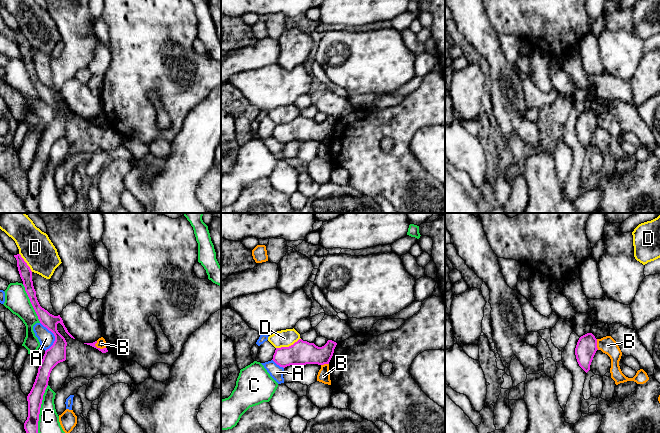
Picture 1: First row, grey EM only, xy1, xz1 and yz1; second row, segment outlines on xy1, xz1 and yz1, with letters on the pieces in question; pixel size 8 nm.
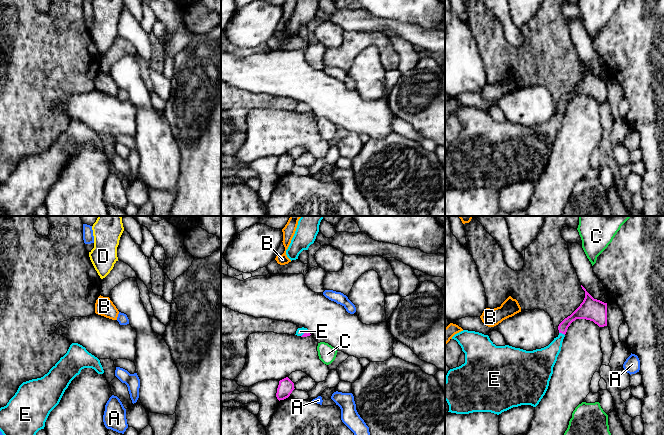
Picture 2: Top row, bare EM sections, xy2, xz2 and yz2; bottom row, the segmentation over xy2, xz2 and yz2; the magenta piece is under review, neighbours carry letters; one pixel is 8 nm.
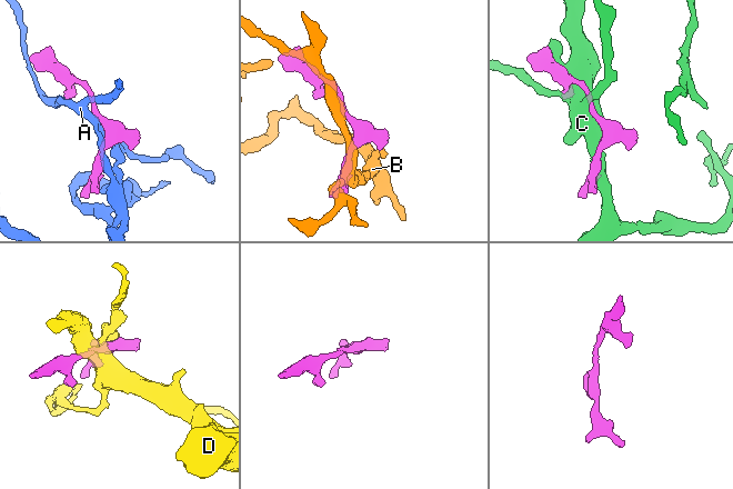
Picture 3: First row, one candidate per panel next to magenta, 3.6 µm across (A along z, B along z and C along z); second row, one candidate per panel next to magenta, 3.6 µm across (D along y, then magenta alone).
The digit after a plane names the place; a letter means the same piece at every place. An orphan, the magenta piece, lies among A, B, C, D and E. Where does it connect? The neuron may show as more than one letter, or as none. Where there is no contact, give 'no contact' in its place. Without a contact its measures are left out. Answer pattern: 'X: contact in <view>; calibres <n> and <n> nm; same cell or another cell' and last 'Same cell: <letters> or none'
A: contact in xy1; calibres 150 and 130 nm; another cell
B: contact in xy1; calibres 50 and 80 nm; another cell
C: contact in xy1; calibres 120 and 200 nm; another cell
D: contact in xz1; calibres 190 and 140 nm; another cell
E: contact in yz2; calibres 120 and 180 nm; same cell
Same cell: E

